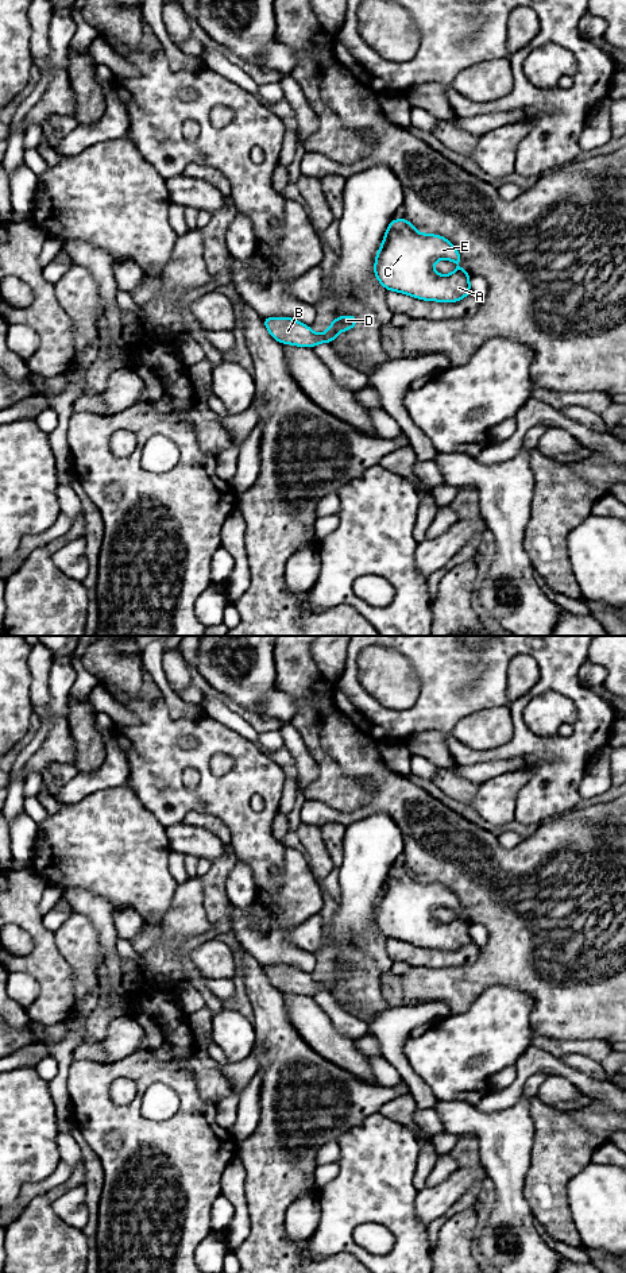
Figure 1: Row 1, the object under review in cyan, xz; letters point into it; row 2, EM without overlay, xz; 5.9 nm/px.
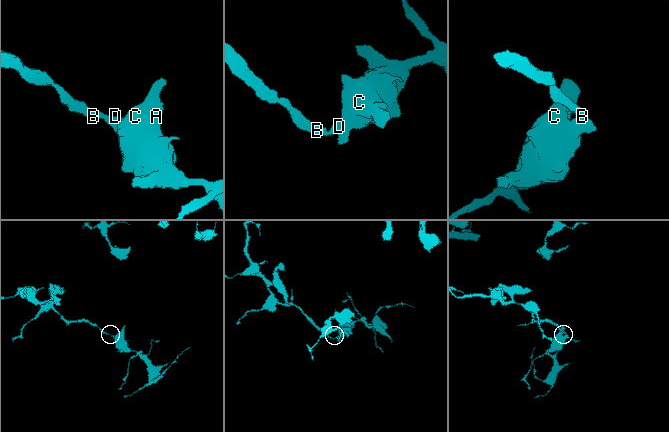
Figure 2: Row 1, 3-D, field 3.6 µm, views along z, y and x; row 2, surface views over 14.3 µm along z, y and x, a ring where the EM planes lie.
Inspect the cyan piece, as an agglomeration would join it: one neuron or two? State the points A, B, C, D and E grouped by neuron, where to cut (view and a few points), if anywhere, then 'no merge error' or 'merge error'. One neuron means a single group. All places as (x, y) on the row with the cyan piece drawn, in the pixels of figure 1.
A B C D E; no cut; no merge error

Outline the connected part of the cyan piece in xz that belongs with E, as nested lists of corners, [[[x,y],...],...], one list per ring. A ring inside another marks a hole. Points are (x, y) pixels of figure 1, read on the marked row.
[[[405,217],[393,219],[376,252],[374,275],[389,292],[399,292],[424,301],[457,302],[471,294],[471,275],[460,266],[460,261],[459,250],[444,236],[418,234]],[[438,259],[455,262],[457,270],[448,275],[438,275],[433,270]]]

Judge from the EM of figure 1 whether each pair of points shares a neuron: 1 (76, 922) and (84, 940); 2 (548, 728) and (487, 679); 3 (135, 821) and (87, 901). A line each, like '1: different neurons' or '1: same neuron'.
1: same neuron
2: different neurons
3: different neurons

